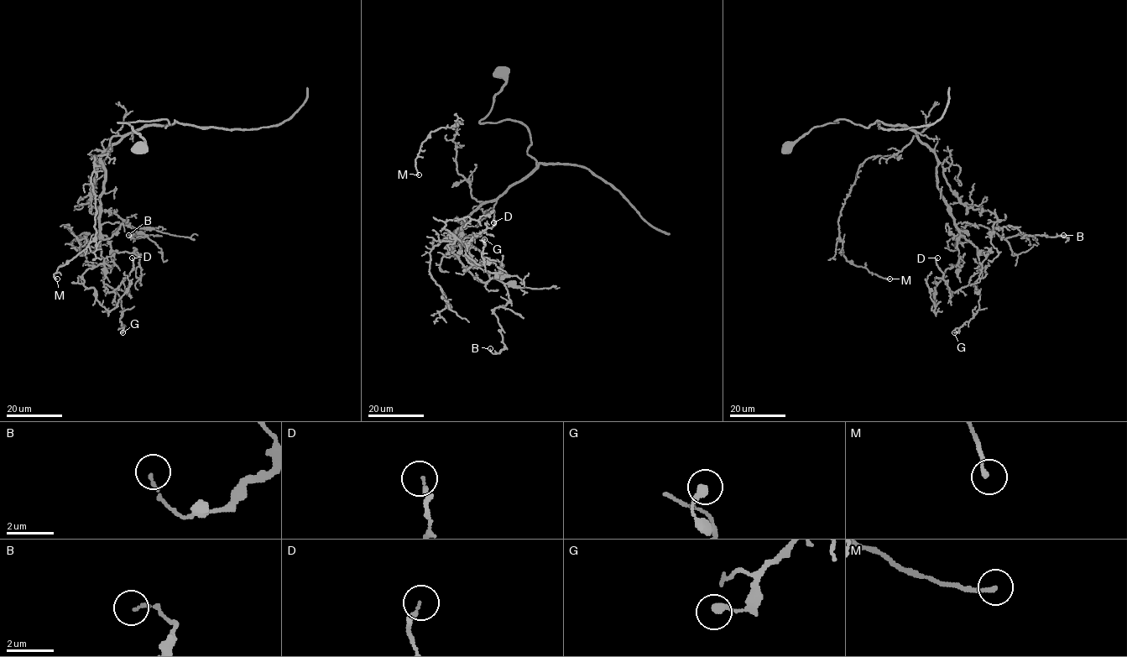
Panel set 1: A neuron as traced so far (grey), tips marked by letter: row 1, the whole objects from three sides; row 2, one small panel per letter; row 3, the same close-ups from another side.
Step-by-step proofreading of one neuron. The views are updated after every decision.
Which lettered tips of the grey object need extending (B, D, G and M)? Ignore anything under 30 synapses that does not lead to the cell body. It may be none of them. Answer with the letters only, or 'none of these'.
none of these

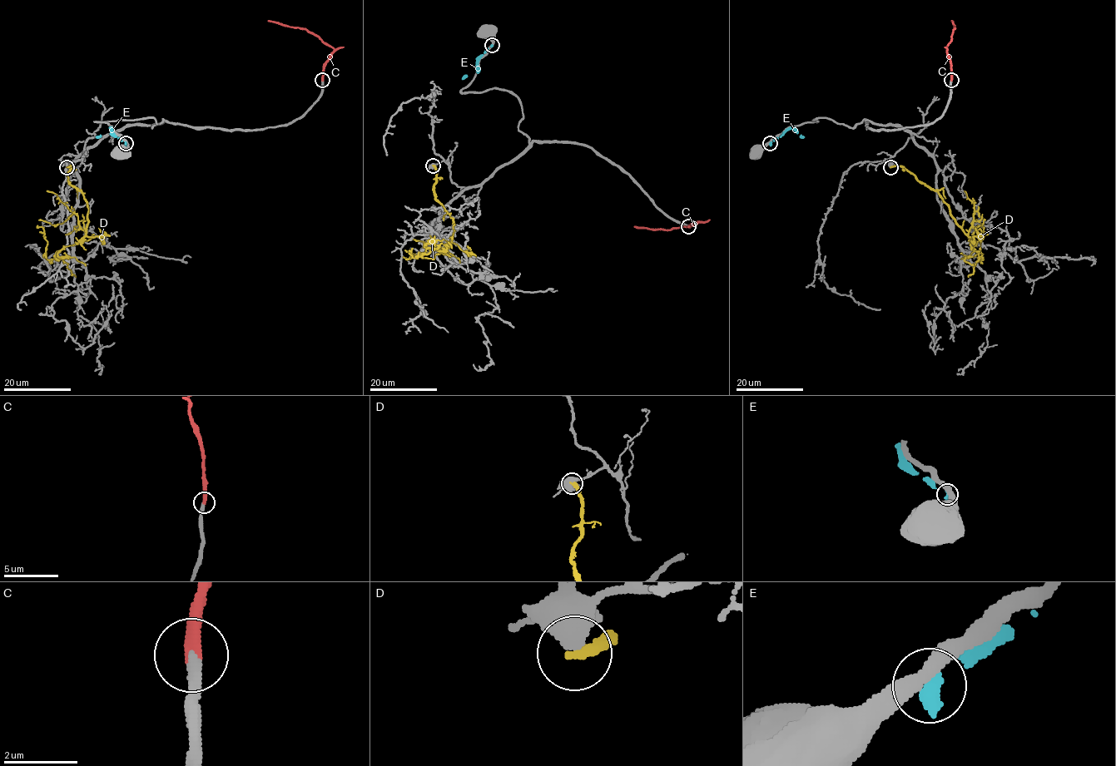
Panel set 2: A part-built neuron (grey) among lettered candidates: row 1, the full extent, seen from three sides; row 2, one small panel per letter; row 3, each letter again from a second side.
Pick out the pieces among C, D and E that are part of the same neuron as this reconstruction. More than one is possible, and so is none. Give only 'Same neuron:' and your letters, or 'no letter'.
Same neuron: C

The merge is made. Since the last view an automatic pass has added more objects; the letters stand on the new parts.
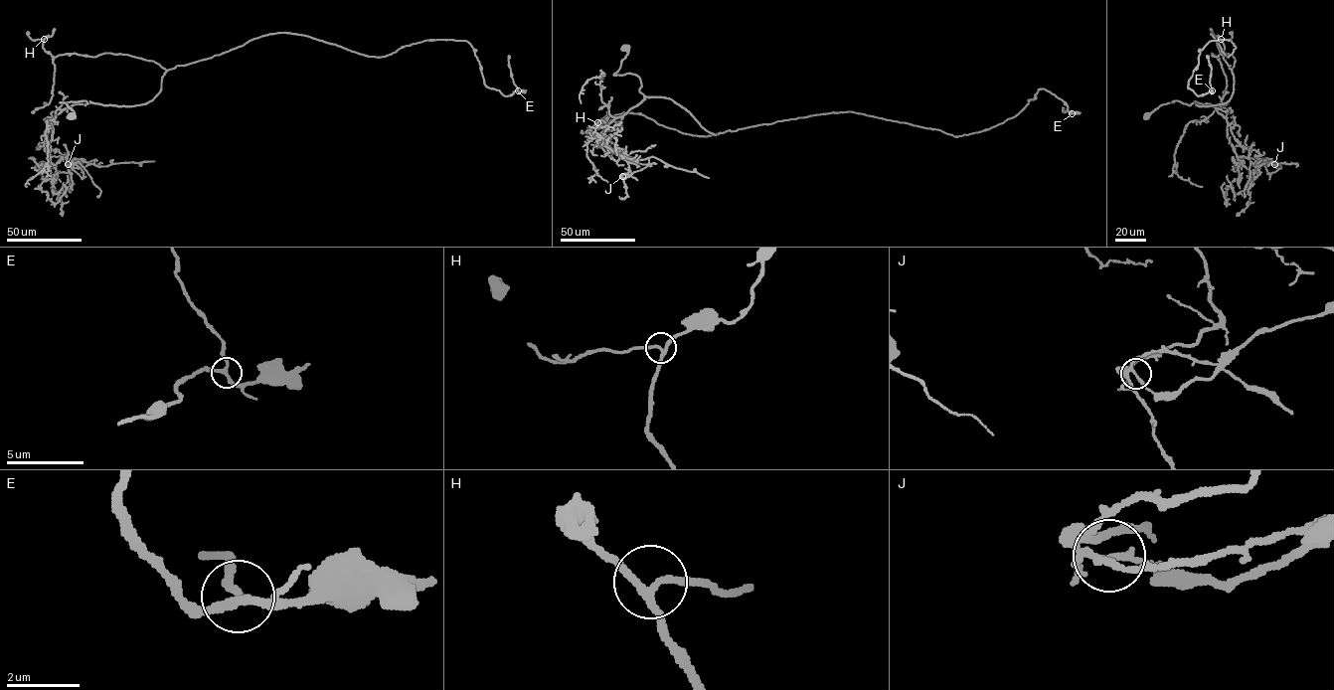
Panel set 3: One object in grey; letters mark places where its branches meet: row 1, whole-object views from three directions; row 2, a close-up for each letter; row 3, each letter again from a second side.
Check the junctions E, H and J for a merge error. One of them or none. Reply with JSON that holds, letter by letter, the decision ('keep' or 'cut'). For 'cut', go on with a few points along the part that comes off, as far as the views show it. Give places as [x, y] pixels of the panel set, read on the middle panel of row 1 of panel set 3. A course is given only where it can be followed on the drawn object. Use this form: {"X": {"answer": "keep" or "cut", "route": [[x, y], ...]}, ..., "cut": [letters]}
{"E": {"answer": "keep"}, "H": {"answer": "keep"}, "J": {"answer": "cut", "route": [[622, 176], [629, 177], [649, 164], [647, 158], [633, 160], [626, 156], [655, 145], [651, 145]]}, "cut": ["J"]}

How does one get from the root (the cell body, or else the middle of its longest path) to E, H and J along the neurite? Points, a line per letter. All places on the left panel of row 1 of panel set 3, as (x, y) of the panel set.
E: (71, 116), (60, 102), (145, 104), (168, 70), (277, 33), (371, 57), (466, 40), (486, 86), (518, 90)
H: (71, 116), (60, 102), (145, 104), (159, 91), (166, 70), (126, 55), (53, 57), (44, 39)
J: (71, 116), (74, 112), (60, 102), (89, 101), (64, 108), (48, 127), (45, 147), (76, 158), (68, 164)

